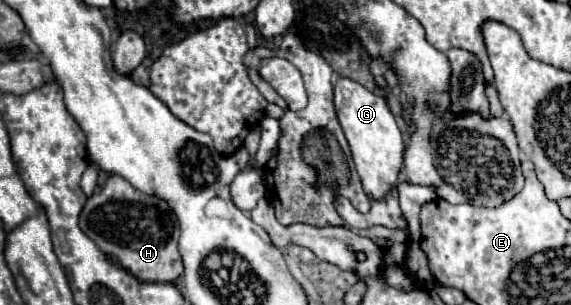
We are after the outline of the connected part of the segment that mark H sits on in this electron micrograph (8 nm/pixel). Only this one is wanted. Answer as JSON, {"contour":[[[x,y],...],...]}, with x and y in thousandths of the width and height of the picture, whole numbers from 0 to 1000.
{"contour":[[[193,577],[175,636],[161,636],[140,695],[140,754],[165,800],[231,905],[252,925],[305,925],[319,892],[312,833],[312,721],[301,682],[273,649],[238,623],[210,577]]]}

